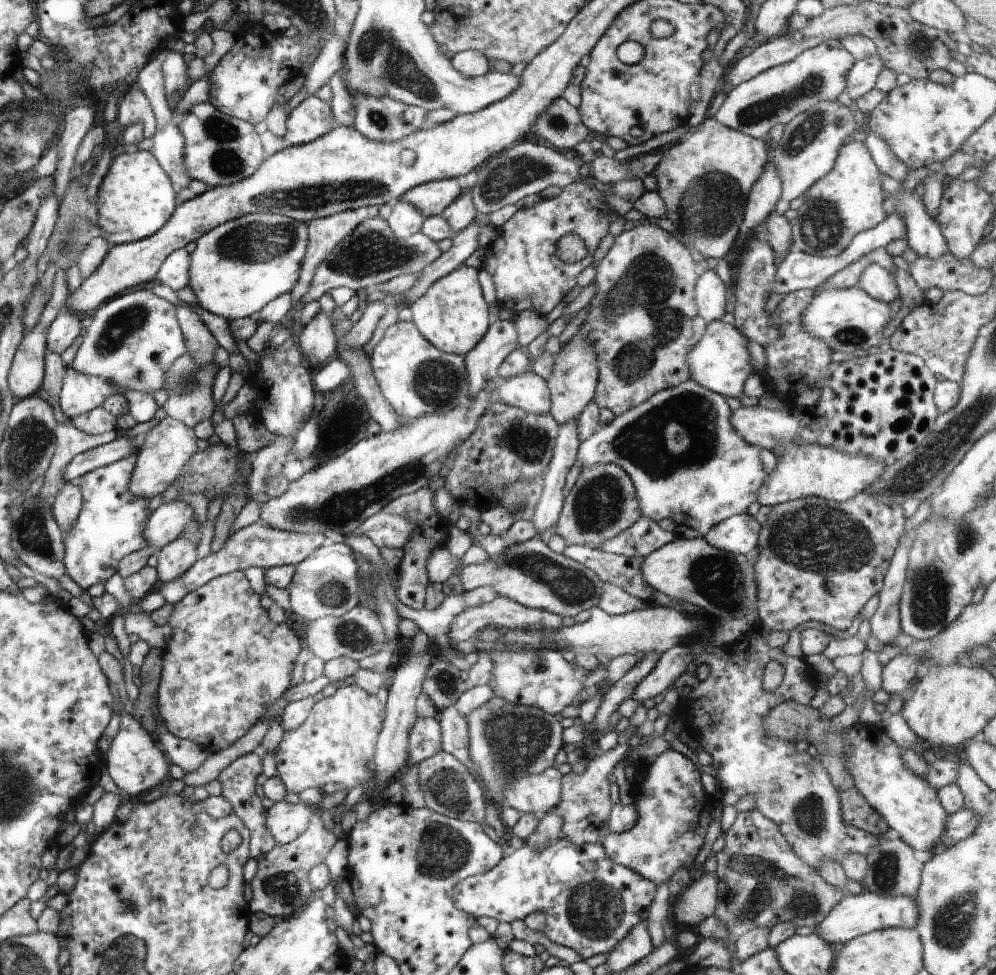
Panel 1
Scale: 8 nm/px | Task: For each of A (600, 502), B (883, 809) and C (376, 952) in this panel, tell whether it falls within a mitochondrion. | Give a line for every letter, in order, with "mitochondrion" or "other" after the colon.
A: mitochondrion
B: other
C: other

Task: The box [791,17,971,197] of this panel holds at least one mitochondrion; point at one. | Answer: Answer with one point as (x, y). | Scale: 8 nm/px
(921, 46)

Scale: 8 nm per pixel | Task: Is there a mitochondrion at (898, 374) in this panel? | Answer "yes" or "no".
no

